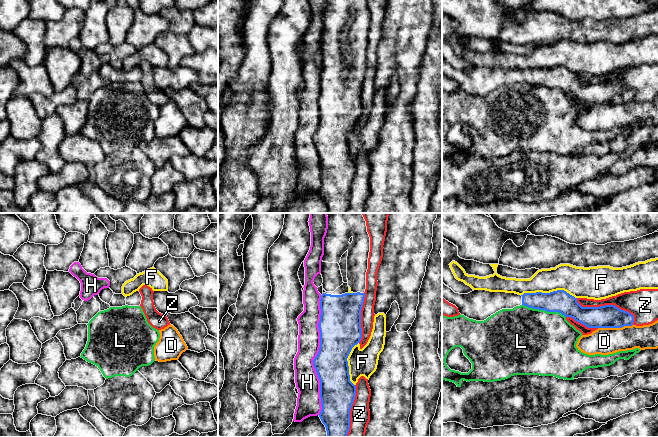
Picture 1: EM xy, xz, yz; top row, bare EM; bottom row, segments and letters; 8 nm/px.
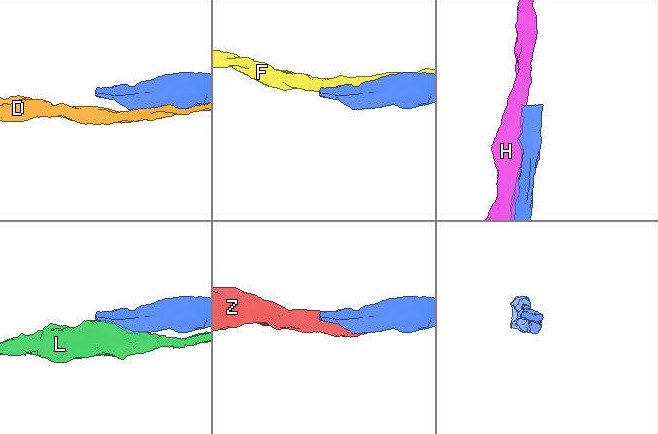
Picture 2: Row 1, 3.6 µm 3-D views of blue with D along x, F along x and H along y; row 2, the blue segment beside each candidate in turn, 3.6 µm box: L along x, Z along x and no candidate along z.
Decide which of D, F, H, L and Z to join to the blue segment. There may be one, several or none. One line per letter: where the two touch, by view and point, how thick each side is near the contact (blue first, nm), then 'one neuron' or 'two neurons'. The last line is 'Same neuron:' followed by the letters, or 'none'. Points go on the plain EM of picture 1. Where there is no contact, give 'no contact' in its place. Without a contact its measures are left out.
D: contact yz (615, 103); calibres 190 and 220 nm; two neurons
F: contact yz (550, 68); calibres 180 and 240 nm; two neurons
H: contact xz (317, 131); calibres 320 and 190 nm; two neurons
L: contact yz (544, 85); calibres 180 and 480 nm; two neurons
Z: contact yz (608, 81); calibres 190 and 220 nm; two neurons
Same neuron: none

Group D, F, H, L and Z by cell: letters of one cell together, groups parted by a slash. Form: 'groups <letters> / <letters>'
groups D / F / H / L / Z

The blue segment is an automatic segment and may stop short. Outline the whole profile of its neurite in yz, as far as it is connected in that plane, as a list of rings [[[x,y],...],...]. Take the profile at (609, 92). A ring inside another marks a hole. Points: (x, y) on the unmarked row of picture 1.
[[[442,57],[442,73],[455,81],[461,91],[476,97],[484,97],[502,85],[513,85],[524,81],[547,88],[559,88],[588,104],[622,104],[632,102],[634,98],[632,90],[615,81],[582,83],[577,78],[577,74],[564,66],[550,69],[524,69],[523,71],[486,66],[459,70]]]

